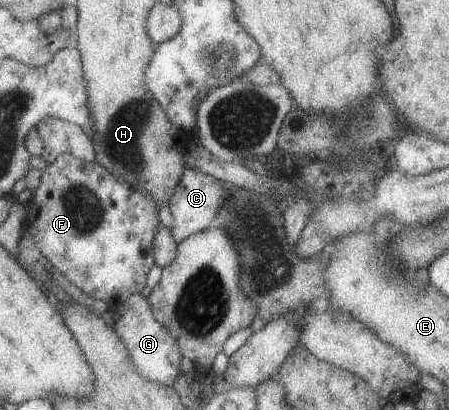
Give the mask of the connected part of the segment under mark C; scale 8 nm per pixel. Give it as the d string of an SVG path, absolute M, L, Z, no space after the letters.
M186 166L180 176L179 183L175 188L175 193L169 199L168 207L172 217L171 228L168 229L176 244L183 241L185 237L193 235L203 229L214 225L218 212L223 205L223 201L229 197L229 185L217 181L210 175L205 175L199 169Z

